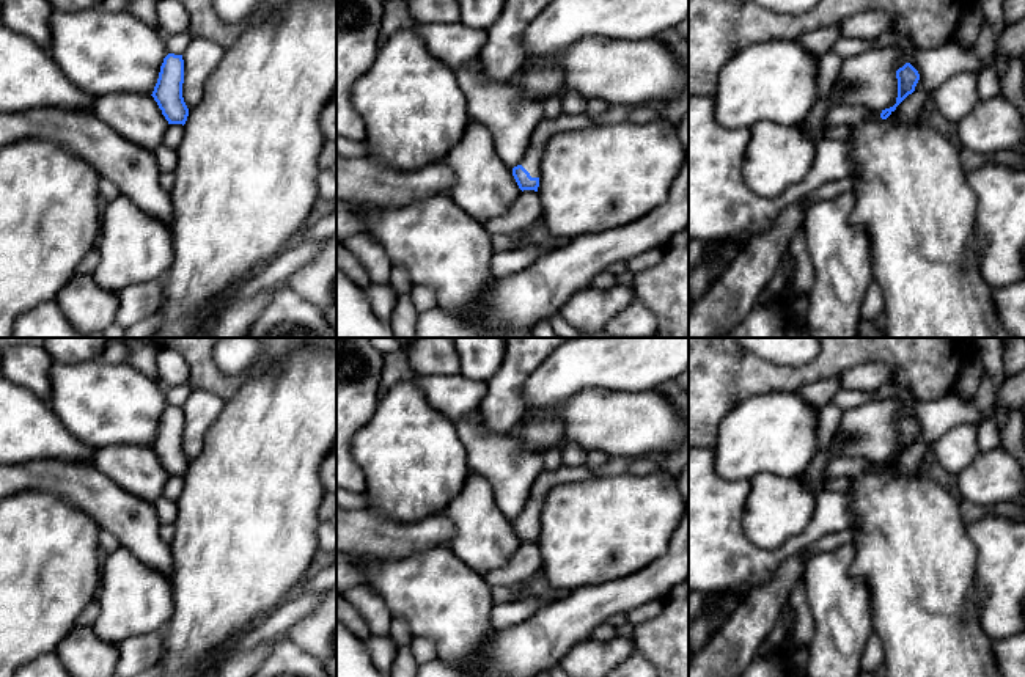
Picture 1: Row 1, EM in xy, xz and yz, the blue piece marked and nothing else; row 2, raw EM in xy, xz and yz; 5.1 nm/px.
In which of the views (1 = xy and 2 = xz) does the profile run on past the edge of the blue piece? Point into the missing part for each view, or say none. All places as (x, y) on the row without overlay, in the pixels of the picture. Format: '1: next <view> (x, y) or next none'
1: next none
2: next xz (546, 481)

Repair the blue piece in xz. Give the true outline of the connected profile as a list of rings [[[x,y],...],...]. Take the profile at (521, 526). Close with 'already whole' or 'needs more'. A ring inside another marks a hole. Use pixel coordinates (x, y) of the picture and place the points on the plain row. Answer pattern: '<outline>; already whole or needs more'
[[[561,465],[558,470],[547,471],[542,470],[541,474],[535,479],[530,498],[522,510],[522,514],[512,520],[512,528],[524,542],[538,543],[539,539],[539,526],[541,526],[541,510],[549,492],[560,484],[591,479],[596,474],[590,470],[588,465],[582,467],[564,467]]]; needs more

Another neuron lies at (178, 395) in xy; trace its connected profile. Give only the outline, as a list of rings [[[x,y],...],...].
[[[189,383],[176,385],[176,386],[165,386],[165,397],[168,405],[182,407],[190,396],[192,388]]]

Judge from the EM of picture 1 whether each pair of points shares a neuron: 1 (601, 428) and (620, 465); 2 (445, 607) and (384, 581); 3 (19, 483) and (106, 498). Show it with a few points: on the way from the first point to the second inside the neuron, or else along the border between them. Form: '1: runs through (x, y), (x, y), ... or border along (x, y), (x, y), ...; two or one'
1: border along (610, 456), (626, 456), (629, 459); two
2: runs through (429, 591), (400, 581); one
3: runs through (41, 479), (74, 479), (84, 486); one

